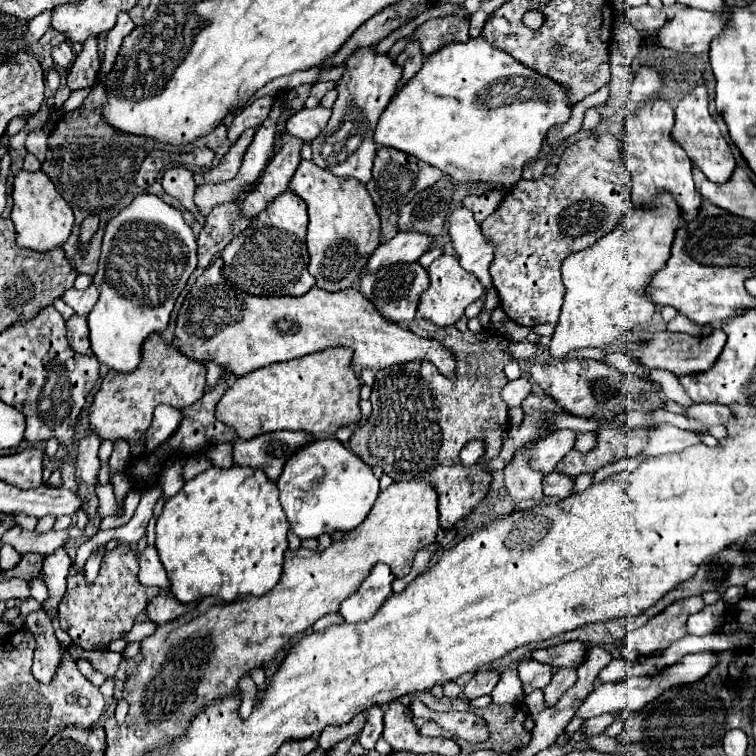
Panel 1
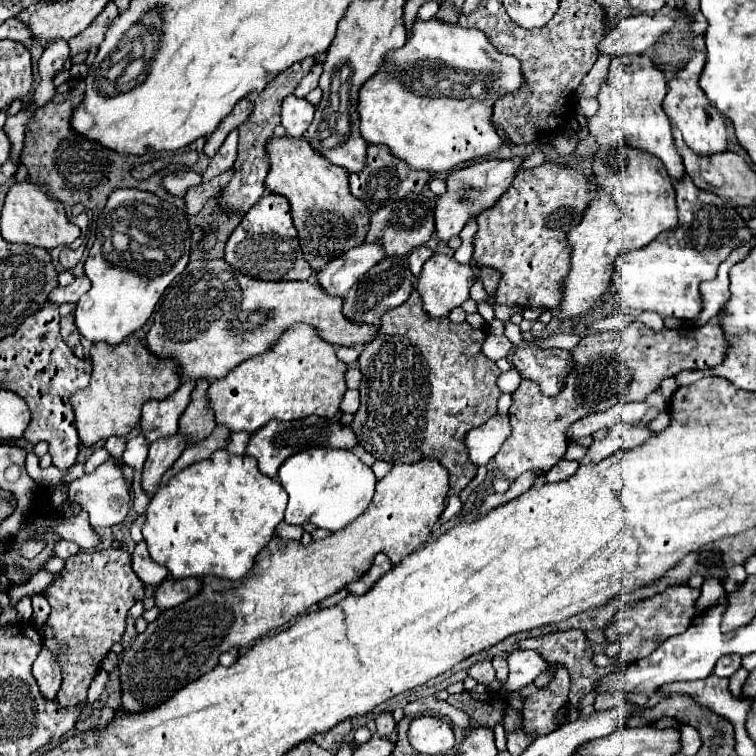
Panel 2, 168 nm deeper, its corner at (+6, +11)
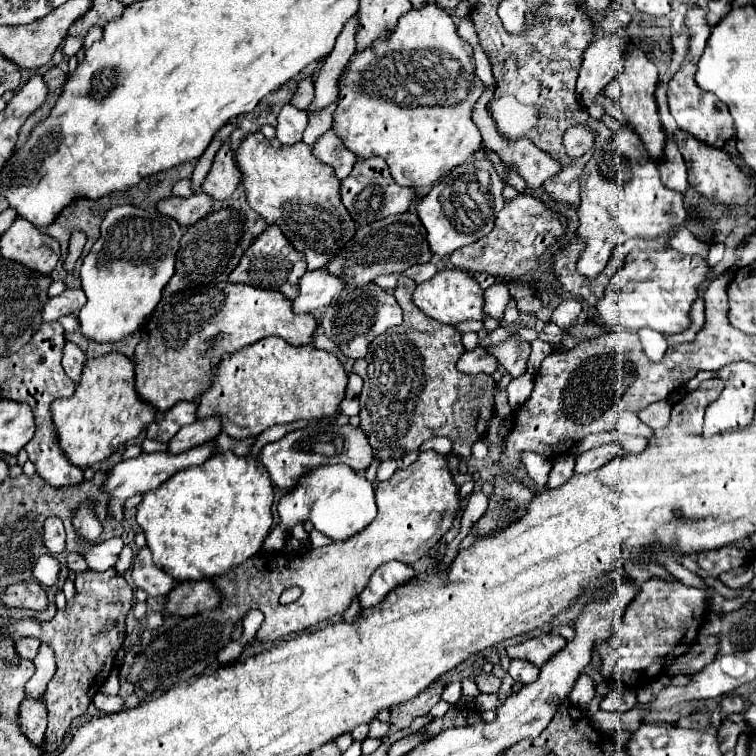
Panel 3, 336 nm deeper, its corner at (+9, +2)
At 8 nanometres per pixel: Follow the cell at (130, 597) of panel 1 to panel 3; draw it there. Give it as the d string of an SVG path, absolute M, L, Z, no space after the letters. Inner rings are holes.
M115 569L97 573L87 571L79 573L75 579L77 595L67 601L65 611L48 622L36 623L30 619L10 621L8 627L1 628L5 636L15 641L18 637L32 637L53 647L57 657L57 673L49 681L45 691L47 707L47 733L45 733L45 751L53 753L61 743L71 725L71 721L87 711L95 693L105 683L113 669L117 651L125 639L125 617L133 605L133 591Z

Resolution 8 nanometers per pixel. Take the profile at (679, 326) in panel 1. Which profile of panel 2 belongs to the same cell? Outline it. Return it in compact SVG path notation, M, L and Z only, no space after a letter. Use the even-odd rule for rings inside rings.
M640 312L640 314L636 316L636 320L644 322L646 326L650 326L650 328L654 328L654 330L664 328L664 320L662 320L662 316L660 316L658 312Z

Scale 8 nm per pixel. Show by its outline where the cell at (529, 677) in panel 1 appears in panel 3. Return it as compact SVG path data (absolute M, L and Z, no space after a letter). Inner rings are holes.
M511 659L509 675L511 675L515 681L521 681L523 685L527 685L527 683L533 683L533 681L535 681L535 677L539 675L539 669L537 669L535 665L531 665L529 661Z

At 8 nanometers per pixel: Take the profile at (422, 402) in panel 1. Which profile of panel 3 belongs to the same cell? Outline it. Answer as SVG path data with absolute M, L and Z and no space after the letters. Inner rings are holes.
M399 277L393 295L403 309L403 323L399 327L387 329L371 345L369 353L363 359L355 361L355 373L363 379L363 391L359 395L361 403L361 429L367 433L373 453L379 461L397 459L401 461L407 453L415 451L423 441L431 437L449 437L453 441L453 455L469 457L475 441L483 439L489 429L489 421L495 409L495 387L497 383L491 375L465 375L457 371L455 363L465 351L461 343L461 333L453 325L439 323L427 317L411 299L415 281L409 277Z

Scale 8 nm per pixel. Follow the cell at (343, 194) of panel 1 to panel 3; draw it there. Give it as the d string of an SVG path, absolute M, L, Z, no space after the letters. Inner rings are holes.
M251 133L233 153L243 175L247 203L267 225L279 225L291 245L305 255L311 271L329 259L353 237L355 223L339 199L339 179L329 165L323 165L305 143L281 145L263 133Z

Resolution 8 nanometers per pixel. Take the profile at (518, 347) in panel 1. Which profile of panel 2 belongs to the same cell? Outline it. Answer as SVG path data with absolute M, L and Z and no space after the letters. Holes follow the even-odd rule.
M488 334L486 342L482 344L482 352L484 352L484 356L488 356L490 360L506 358L512 348L514 348L514 344L512 344L506 336L492 336L492 334Z

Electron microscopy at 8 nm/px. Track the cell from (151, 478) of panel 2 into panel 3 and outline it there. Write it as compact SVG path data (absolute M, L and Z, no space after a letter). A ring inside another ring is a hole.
M207 417L207 419L197 419L191 425L185 425L169 441L169 453L183 453L183 451L189 451L197 445L203 445L203 443L215 439L221 433L219 421L221 421L219 417Z

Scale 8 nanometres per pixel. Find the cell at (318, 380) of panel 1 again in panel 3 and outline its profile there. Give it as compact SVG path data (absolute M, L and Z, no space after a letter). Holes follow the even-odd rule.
M267 337L253 343L251 347L243 347L221 359L219 367L215 369L211 387L201 393L197 417L203 419L203 417L219 415L223 419L223 431L235 439L257 437L265 429L279 423L291 423L299 419L319 419L319 417L333 415L345 397L345 387L347 387L347 373L333 353L317 349L313 345L291 347L287 341L279 337Z

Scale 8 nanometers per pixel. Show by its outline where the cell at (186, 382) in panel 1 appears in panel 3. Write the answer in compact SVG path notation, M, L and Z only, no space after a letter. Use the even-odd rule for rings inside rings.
M121 353L89 359L75 395L55 401L51 405L51 413L55 421L55 433L67 461L73 461L81 469L107 459L123 443L135 439L151 421L155 421L155 409L145 405L135 393L133 363Z

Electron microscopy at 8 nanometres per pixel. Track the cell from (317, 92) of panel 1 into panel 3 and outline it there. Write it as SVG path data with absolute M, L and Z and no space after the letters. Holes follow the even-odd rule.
M307 77L299 83L299 87L291 99L291 105L295 105L297 109L307 109L311 99L313 99L313 81Z

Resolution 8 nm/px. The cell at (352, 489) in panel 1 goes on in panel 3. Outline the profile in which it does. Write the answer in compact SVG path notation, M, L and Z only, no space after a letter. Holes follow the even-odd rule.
M347 465L317 467L309 471L291 493L281 497L279 517L279 525L269 533L263 543L267 551L279 551L297 521L311 521L315 529L319 529L333 541L345 541L363 531L377 517L375 491L365 477L361 477Z

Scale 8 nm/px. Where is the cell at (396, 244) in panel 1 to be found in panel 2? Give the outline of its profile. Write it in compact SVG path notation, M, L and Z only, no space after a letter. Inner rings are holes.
M378 242L350 248L346 254L332 260L318 272L318 282L332 296L346 296L348 290L360 280L360 276L364 276L384 256L386 252Z

